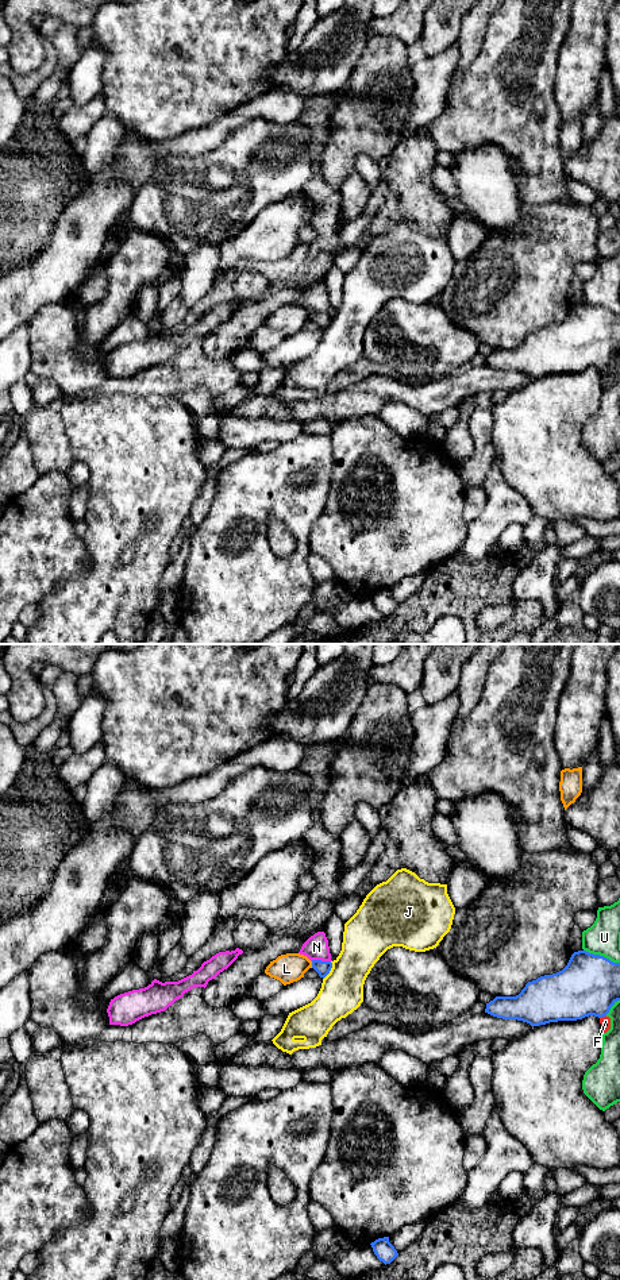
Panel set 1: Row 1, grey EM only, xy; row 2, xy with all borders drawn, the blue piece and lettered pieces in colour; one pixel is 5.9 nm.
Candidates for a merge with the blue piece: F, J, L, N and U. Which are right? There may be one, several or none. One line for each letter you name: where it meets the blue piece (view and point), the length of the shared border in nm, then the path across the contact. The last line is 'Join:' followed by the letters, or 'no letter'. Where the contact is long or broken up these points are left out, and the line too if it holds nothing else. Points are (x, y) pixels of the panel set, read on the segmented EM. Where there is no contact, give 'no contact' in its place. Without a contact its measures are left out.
Join: no letter

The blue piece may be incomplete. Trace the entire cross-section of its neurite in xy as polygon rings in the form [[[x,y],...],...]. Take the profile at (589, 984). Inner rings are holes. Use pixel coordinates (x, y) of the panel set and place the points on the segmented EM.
[[[586,951],[574,952],[567,965],[528,982],[516,996],[496,996],[485,1013],[531,1026],[605,1017],[620,1001],[620,963]]]

